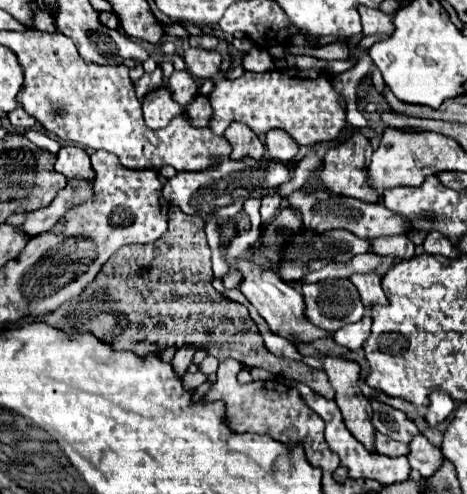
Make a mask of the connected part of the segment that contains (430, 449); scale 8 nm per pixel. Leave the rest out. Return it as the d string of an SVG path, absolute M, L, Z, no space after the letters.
M416 435L410 443L408 443L410 451L408 451L408 463L412 469L420 471L422 477L428 477L428 473L434 473L436 465L442 461L442 453L440 447L434 447L428 443L426 437Z

